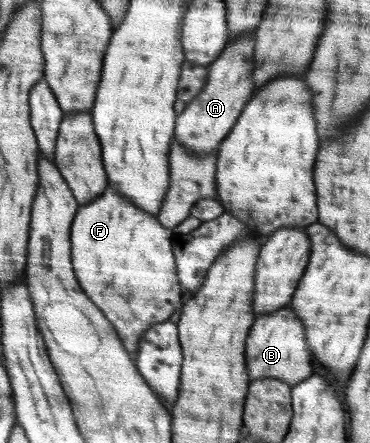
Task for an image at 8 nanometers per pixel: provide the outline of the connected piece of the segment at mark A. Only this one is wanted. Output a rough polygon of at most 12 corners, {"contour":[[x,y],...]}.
{"contour":[[255,31],[207,66],[175,140],[214,153],[254,95]]}

